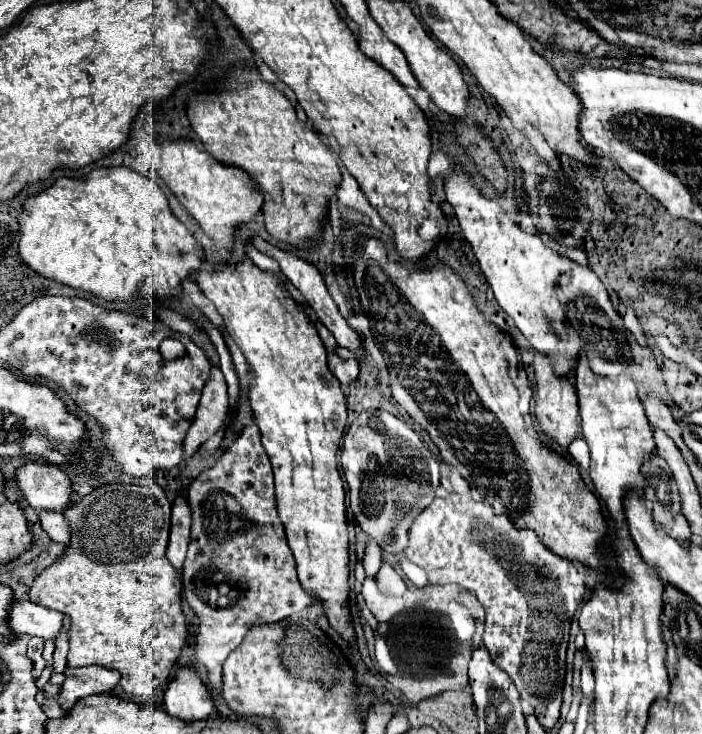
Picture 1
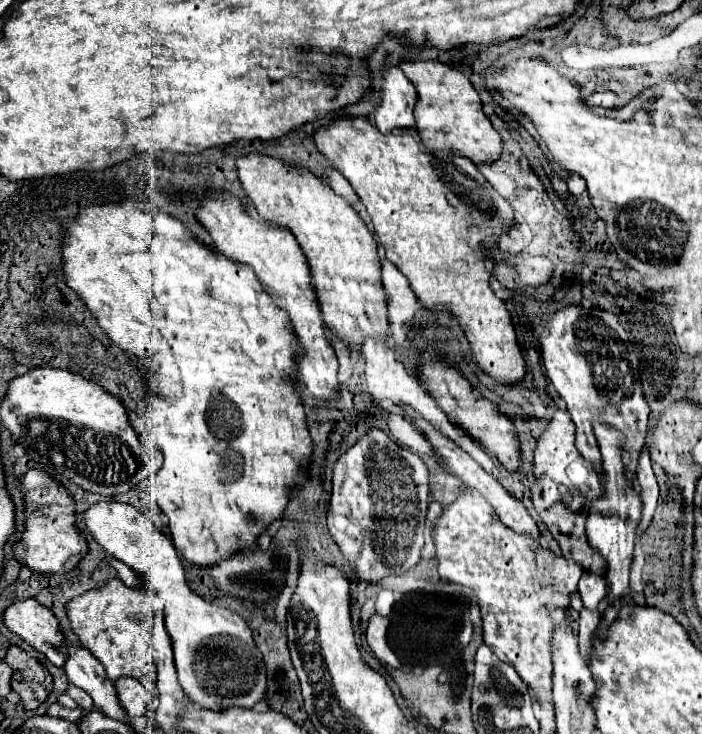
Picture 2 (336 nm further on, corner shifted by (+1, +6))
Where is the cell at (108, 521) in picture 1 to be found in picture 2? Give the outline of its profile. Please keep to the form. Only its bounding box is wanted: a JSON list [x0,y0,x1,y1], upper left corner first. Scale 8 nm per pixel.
[65,577,155,679]

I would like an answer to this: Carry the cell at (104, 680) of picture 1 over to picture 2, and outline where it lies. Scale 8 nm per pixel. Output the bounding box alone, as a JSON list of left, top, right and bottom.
[113,677,151,717]

